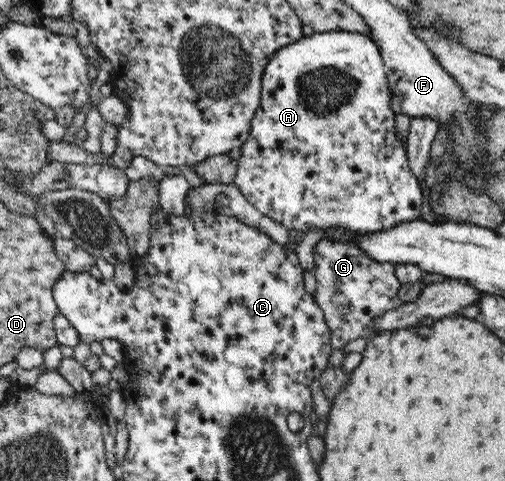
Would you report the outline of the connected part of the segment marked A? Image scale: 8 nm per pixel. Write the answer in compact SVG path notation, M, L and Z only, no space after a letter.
M351 31L315 32L312 36L304 36L300 41L277 50L267 62L262 75L262 91L259 107L251 121L249 137L240 147L238 169L234 185L241 190L249 203L252 203L261 213L283 224L287 229L296 229L301 234L309 229L325 229L335 226L345 228L357 234L378 232L391 229L394 225L413 221L419 218L423 193L419 181L408 164L408 152L405 144L395 134L395 111L391 109L391 90L385 73L382 55L373 39Z

